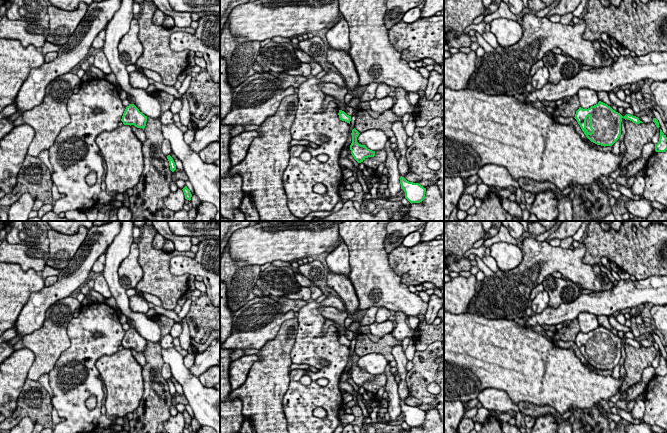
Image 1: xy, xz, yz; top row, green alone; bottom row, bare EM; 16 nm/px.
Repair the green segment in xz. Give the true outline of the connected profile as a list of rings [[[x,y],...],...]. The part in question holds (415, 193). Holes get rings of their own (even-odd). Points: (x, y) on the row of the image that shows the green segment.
[[[400,177],[401,189],[405,192],[405,198],[412,203],[420,203],[425,198],[426,188],[419,183],[407,181],[404,177]]]

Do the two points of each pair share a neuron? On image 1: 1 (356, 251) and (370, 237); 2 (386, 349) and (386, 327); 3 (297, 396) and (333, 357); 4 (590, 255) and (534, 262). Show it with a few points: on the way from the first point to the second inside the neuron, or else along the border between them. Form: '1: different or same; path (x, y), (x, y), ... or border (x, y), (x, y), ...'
1: same; path (359, 248), (367, 240)
2: different; border (390, 332), (382, 337)
3: same; path (312, 395), (321, 395), (333, 383), (333, 372)
4: different; border (581, 243), (585, 246), (582, 260), (592, 266)

